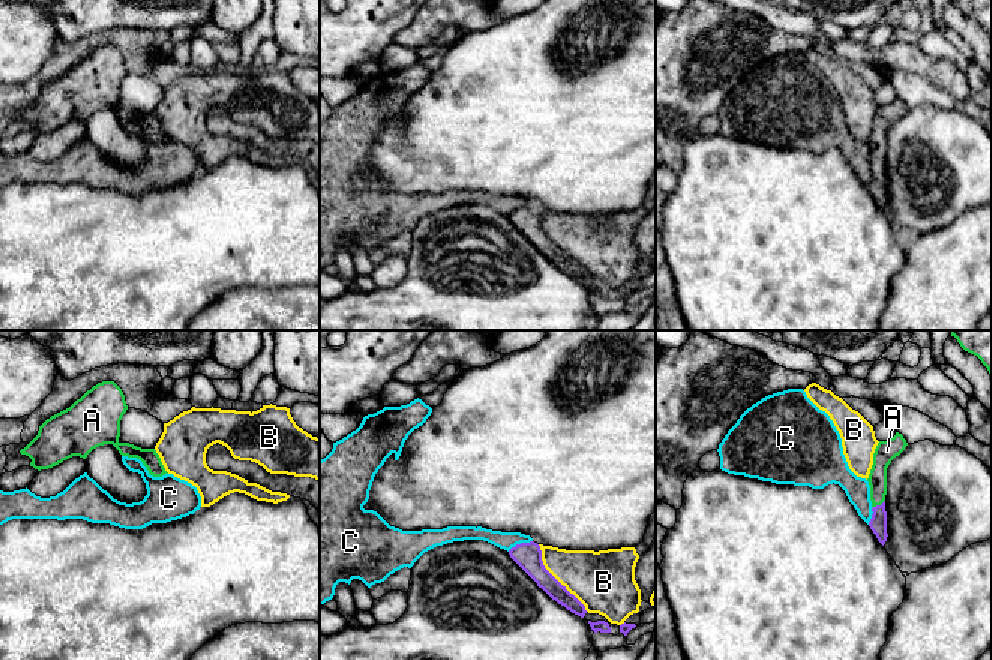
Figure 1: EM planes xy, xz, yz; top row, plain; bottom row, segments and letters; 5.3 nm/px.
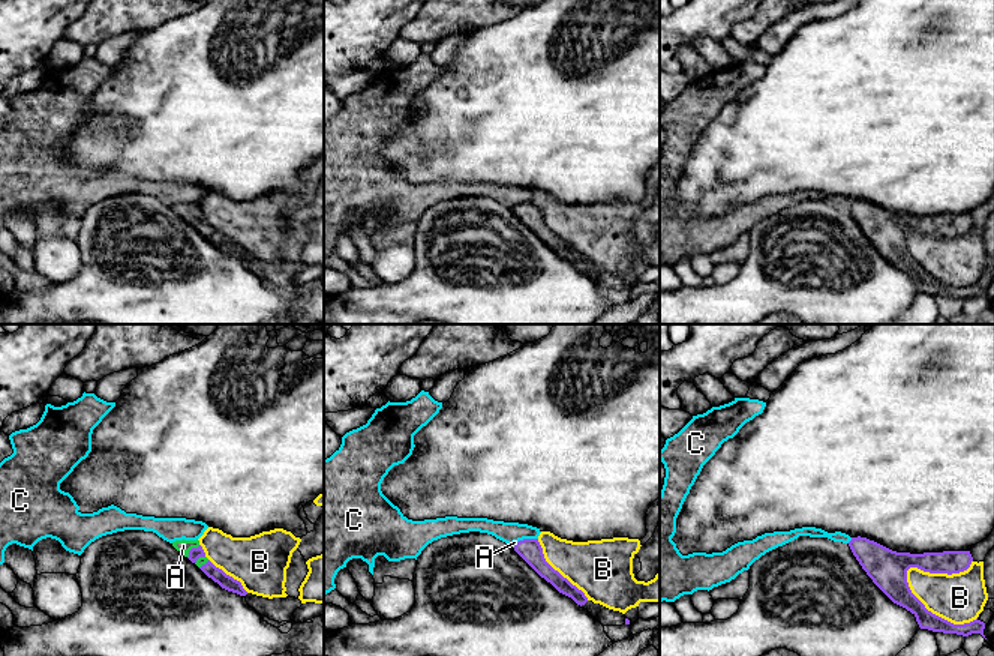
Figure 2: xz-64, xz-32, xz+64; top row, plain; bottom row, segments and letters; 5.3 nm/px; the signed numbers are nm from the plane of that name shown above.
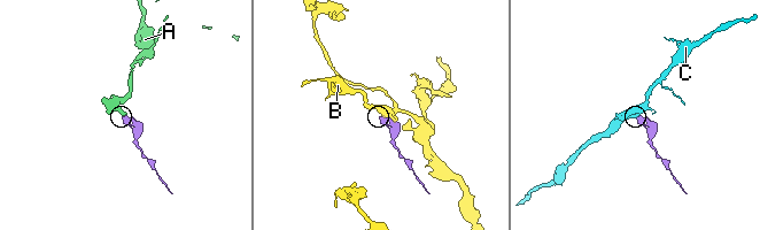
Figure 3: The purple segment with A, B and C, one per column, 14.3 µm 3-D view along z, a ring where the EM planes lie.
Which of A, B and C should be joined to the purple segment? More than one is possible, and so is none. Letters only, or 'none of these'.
A

